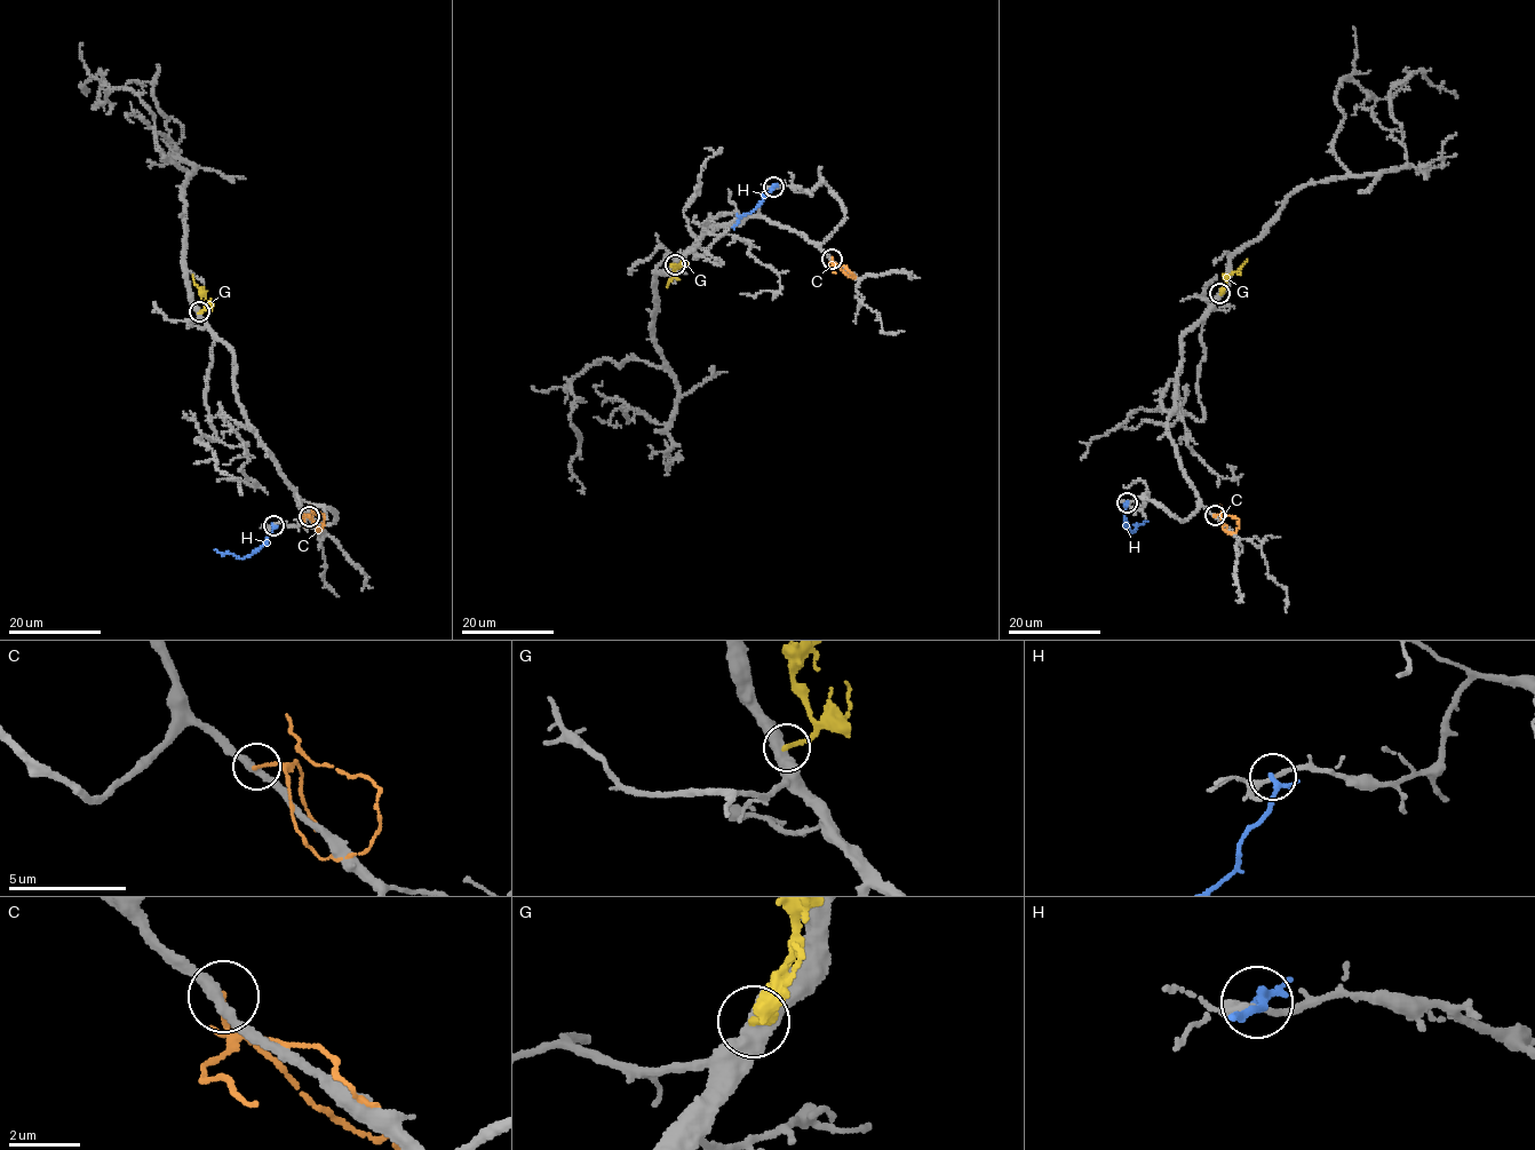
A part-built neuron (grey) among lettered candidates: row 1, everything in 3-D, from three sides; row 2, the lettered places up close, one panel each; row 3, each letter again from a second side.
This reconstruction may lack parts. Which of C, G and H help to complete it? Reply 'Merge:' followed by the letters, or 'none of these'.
Merge: none of these

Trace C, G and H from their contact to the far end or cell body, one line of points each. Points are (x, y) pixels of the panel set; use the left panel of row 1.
C: (309, 516), (318, 531), (321, 529), (324, 516), (313, 513), (308, 505)
G: (199, 312), (204, 303), (192, 275)
H: (272, 525), (267, 541), (247, 556), (238, 557), (215, 548)

